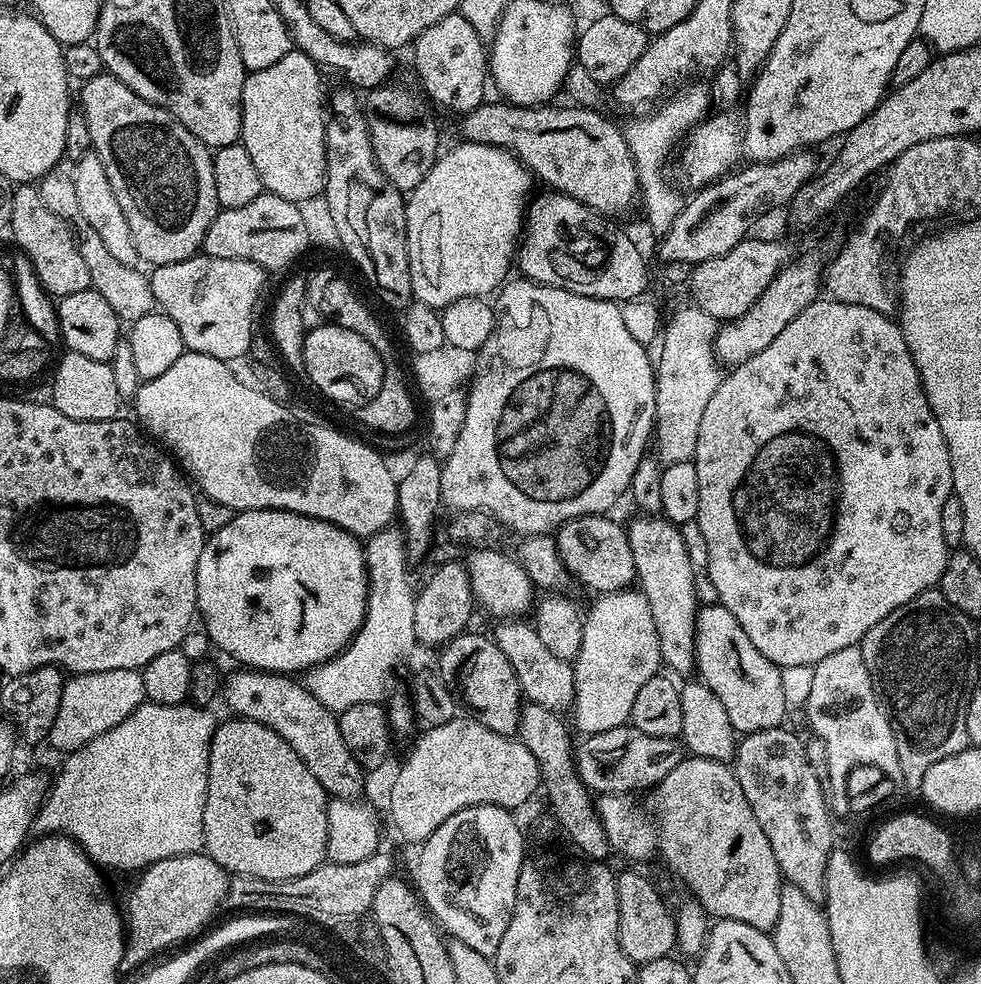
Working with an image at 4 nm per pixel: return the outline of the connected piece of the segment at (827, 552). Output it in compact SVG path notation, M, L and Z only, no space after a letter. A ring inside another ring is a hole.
M818 298L810 306L806 306L806 310L802 310L802 314L798 314L798 318L794 318L794 322L790 322L790 326L786 326L786 330L782 330L782 334L778 334L778 338L774 338L774 342L770 342L770 346L766 346L766 350L758 350L758 354L754 354L754 358L735 365L729 372L732 373L729 376L727 373L721 379L714 396L706 405L706 410L702 410L701 425L698 426L697 450L694 457L694 463L698 470L698 514L694 523L700 528L702 538L706 540L706 554L708 555L706 575L708 575L709 582L712 583L713 590L716 591L715 599L726 610L730 610L730 614L734 614L734 618L738 618L738 626L742 626L742 630L746 630L750 642L754 642L754 646L758 646L760 653L766 654L766 658L770 658L770 662L774 662L782 670L804 667L807 669L809 666L815 666L818 662L822 662L822 658L836 653L837 650L857 647L865 634L874 626L878 626L878 622L882 622L882 618L886 618L886 614L898 610L898 606L906 606L906 602L918 598L918 594L939 585L950 555L948 544L942 538L942 506L946 506L946 498L953 495L950 450L946 446L946 438L942 434L942 426L938 426L938 422L930 410L930 404L918 374L918 366L914 366L910 346L906 346L906 338L902 334L899 323L892 316L884 316L878 310L870 310L866 306L857 304L847 304L841 300Z

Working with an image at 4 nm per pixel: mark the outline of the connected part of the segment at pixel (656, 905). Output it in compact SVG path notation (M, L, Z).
M620 872L616 878L620 903L620 945L625 954L637 965L653 962L663 956L671 957L676 948L676 917L660 897L658 889L648 876L640 872Z

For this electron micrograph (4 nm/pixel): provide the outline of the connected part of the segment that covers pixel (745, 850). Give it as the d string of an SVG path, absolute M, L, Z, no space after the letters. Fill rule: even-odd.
M689 755L678 762L674 770L670 770L655 787L647 793L644 804L632 804L631 795L601 795L596 800L596 813L600 815L602 826L606 830L609 849L613 853L621 852L622 855L632 855L636 860L648 860L651 856L661 856L678 875L684 879L684 884L689 888L691 895L701 906L709 917L716 920L737 920L746 922L746 926L754 926L758 930L771 933L778 922L778 909L781 902L780 890L782 887L782 877L778 862L774 862L774 850L770 850L770 838L758 826L758 818L754 818L754 810L750 810L750 802L746 802L746 794L742 794L742 786L738 786L738 778L735 771L727 763L718 760L708 760L705 756Z

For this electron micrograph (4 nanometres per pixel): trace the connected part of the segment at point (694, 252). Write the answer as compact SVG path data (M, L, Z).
M801 150L777 160L752 162L693 191L692 197L689 200L687 197L674 218L668 233L659 237L661 261L664 264L690 262L695 266L734 250L734 246L751 233L748 231L755 226L756 220L783 204L784 207L791 205L800 187L817 175L818 167L811 154L811 151Z

